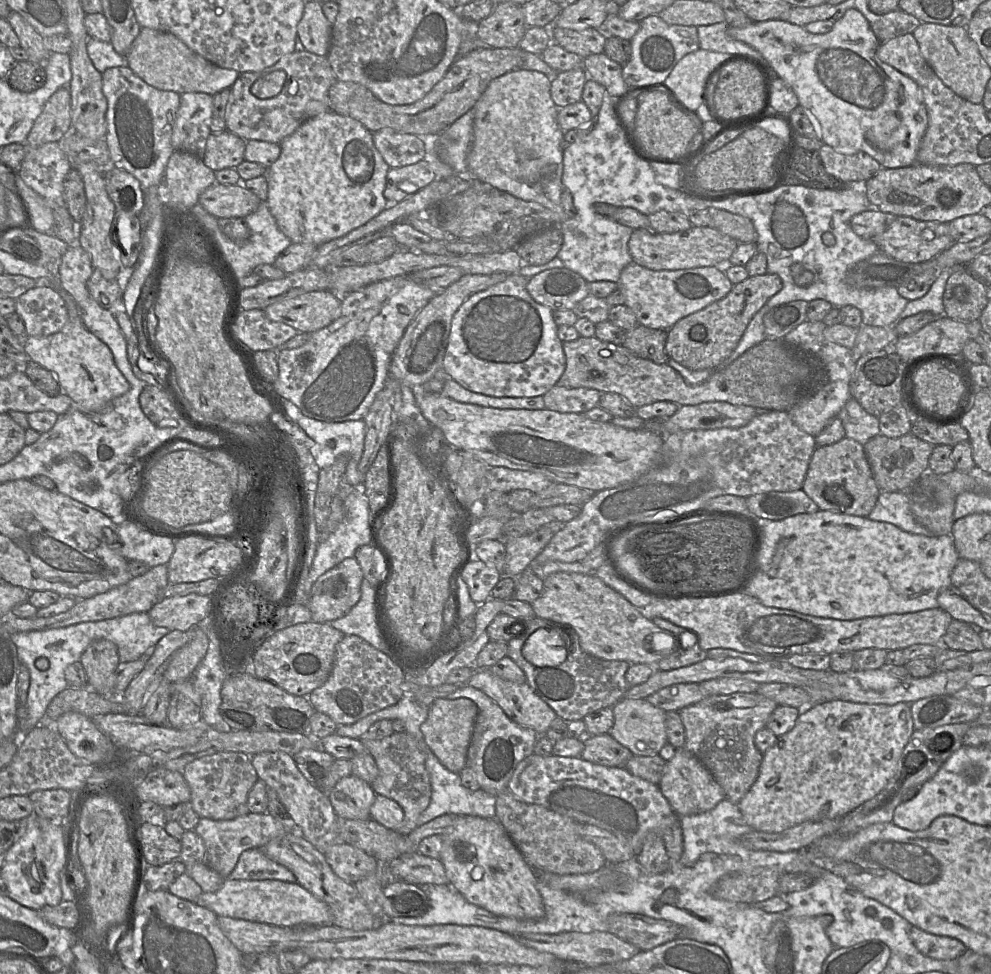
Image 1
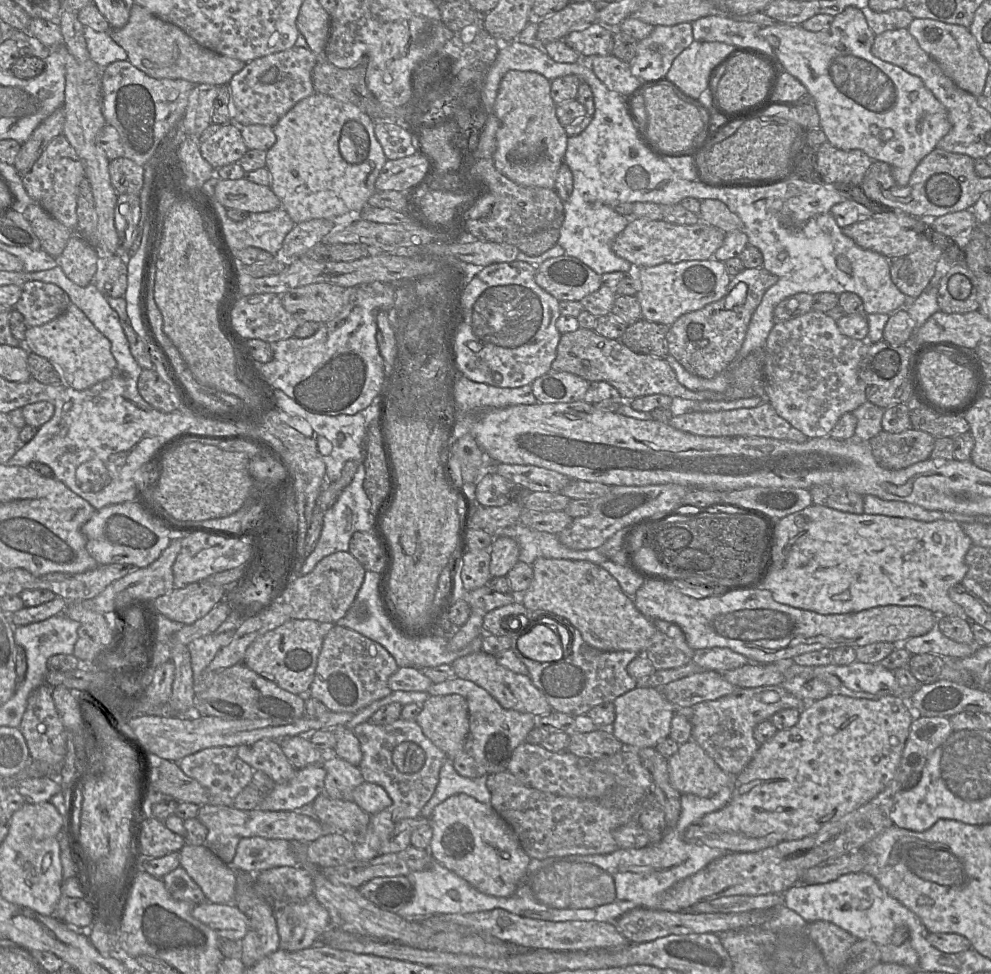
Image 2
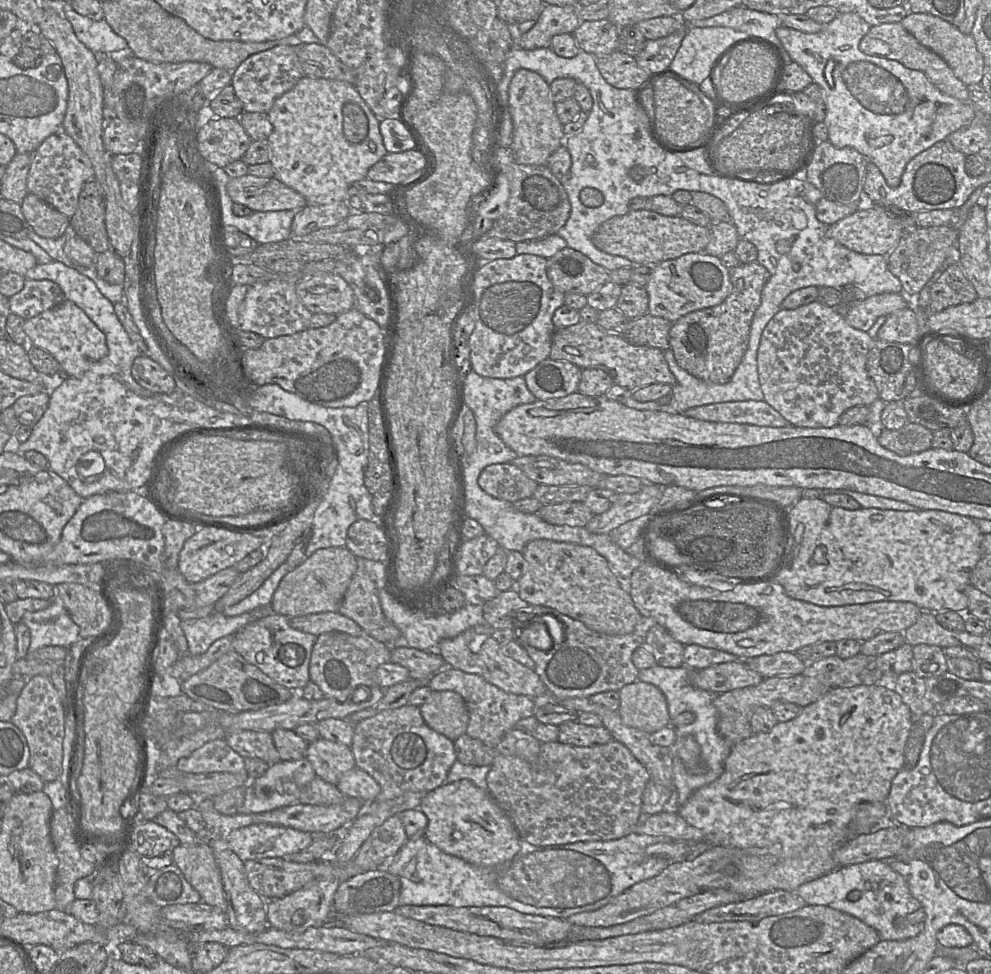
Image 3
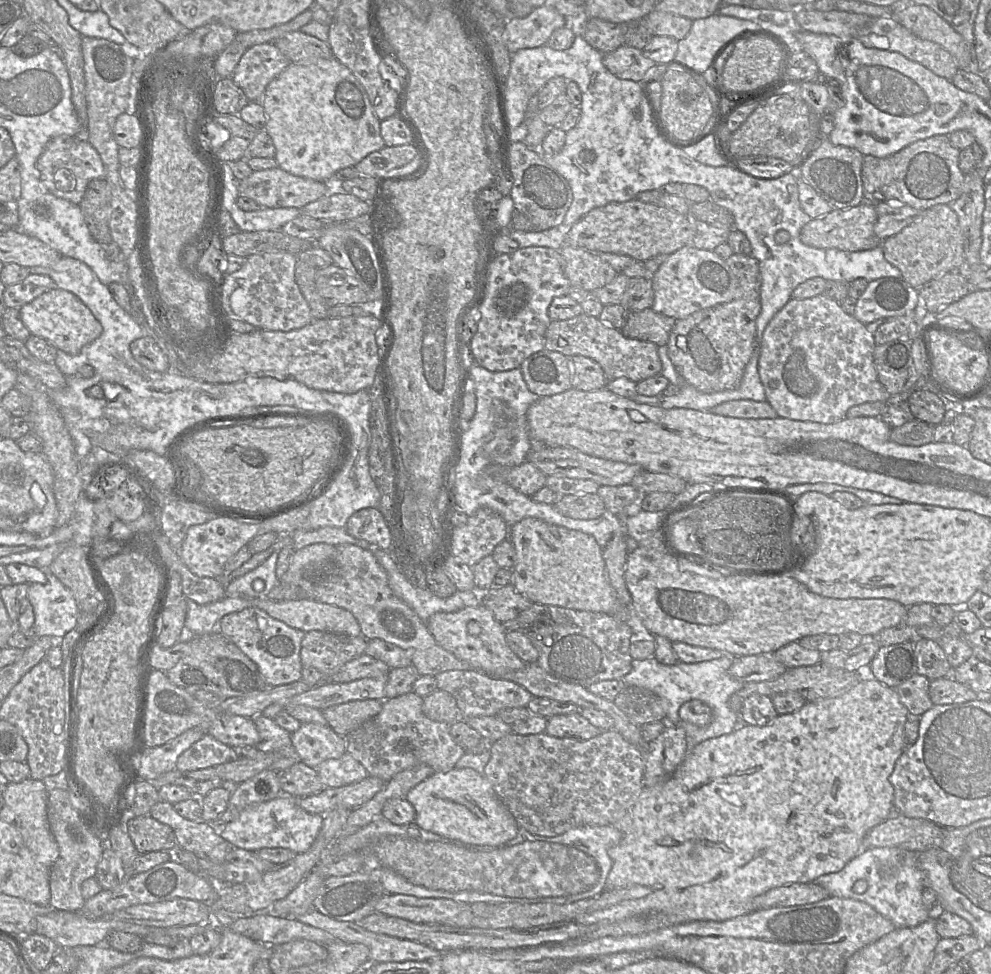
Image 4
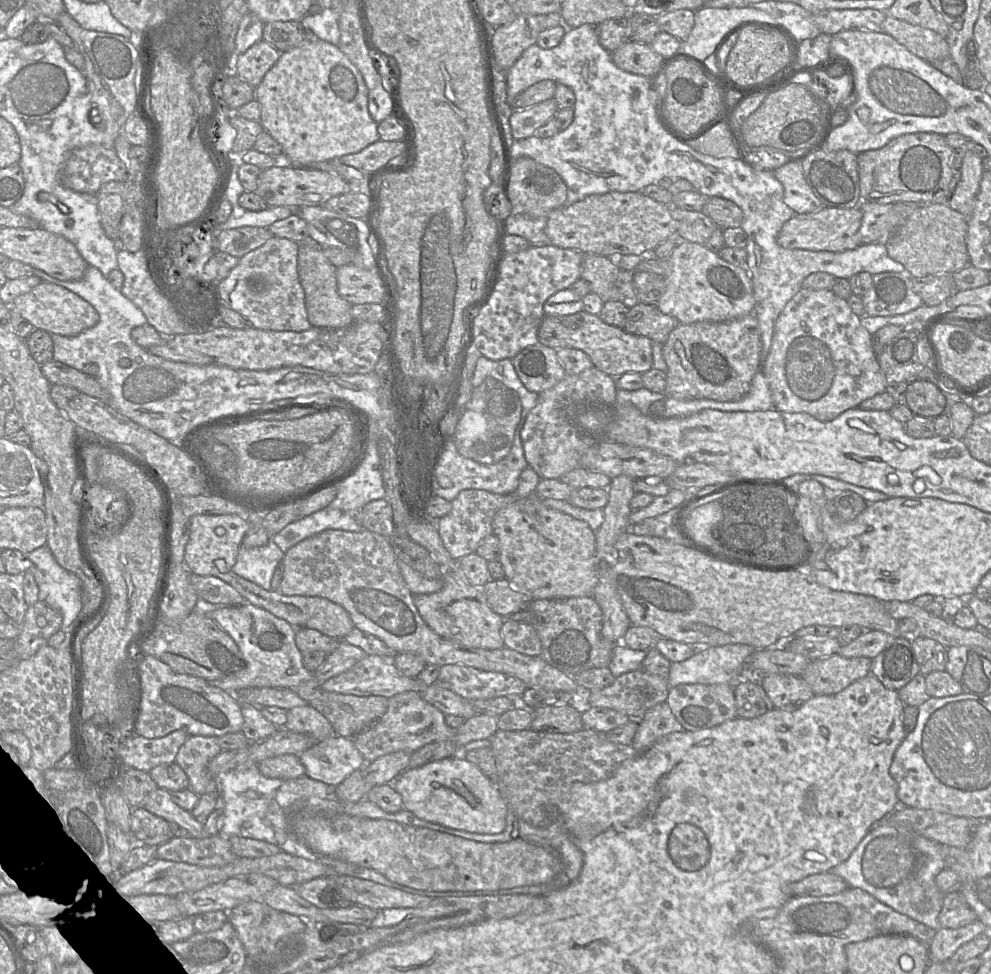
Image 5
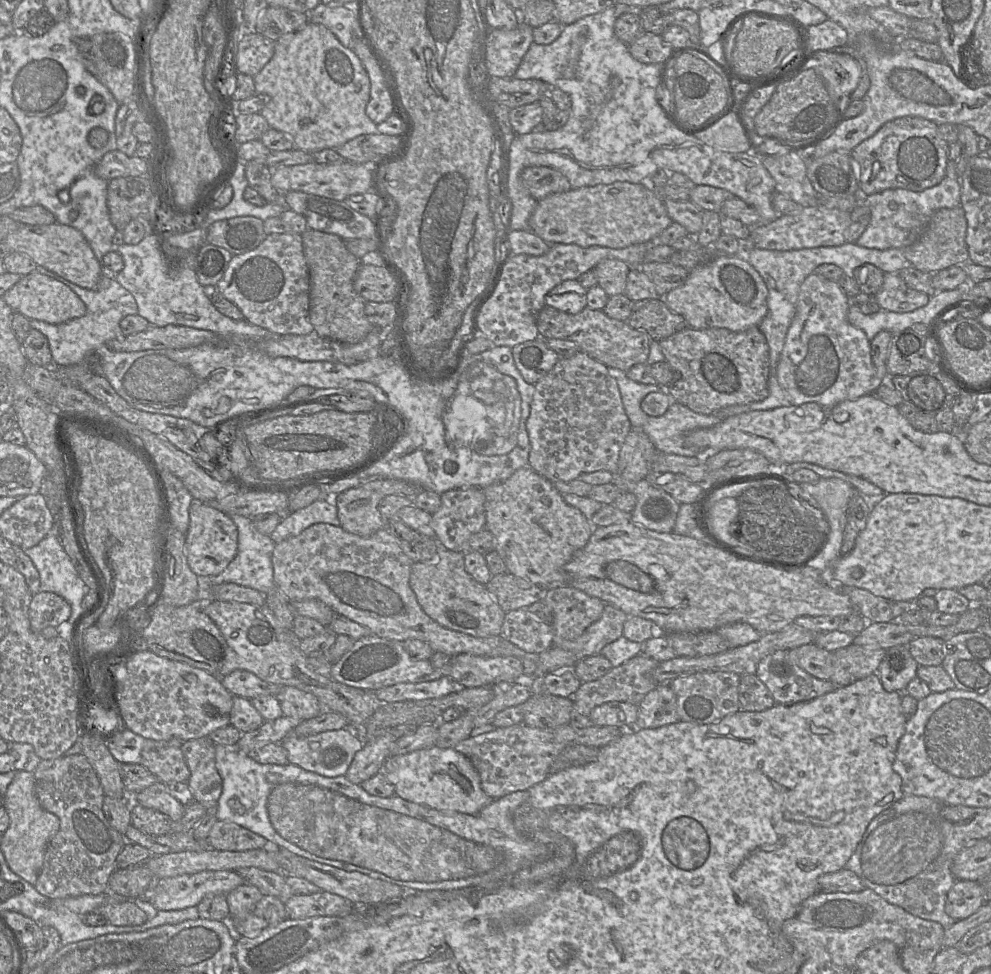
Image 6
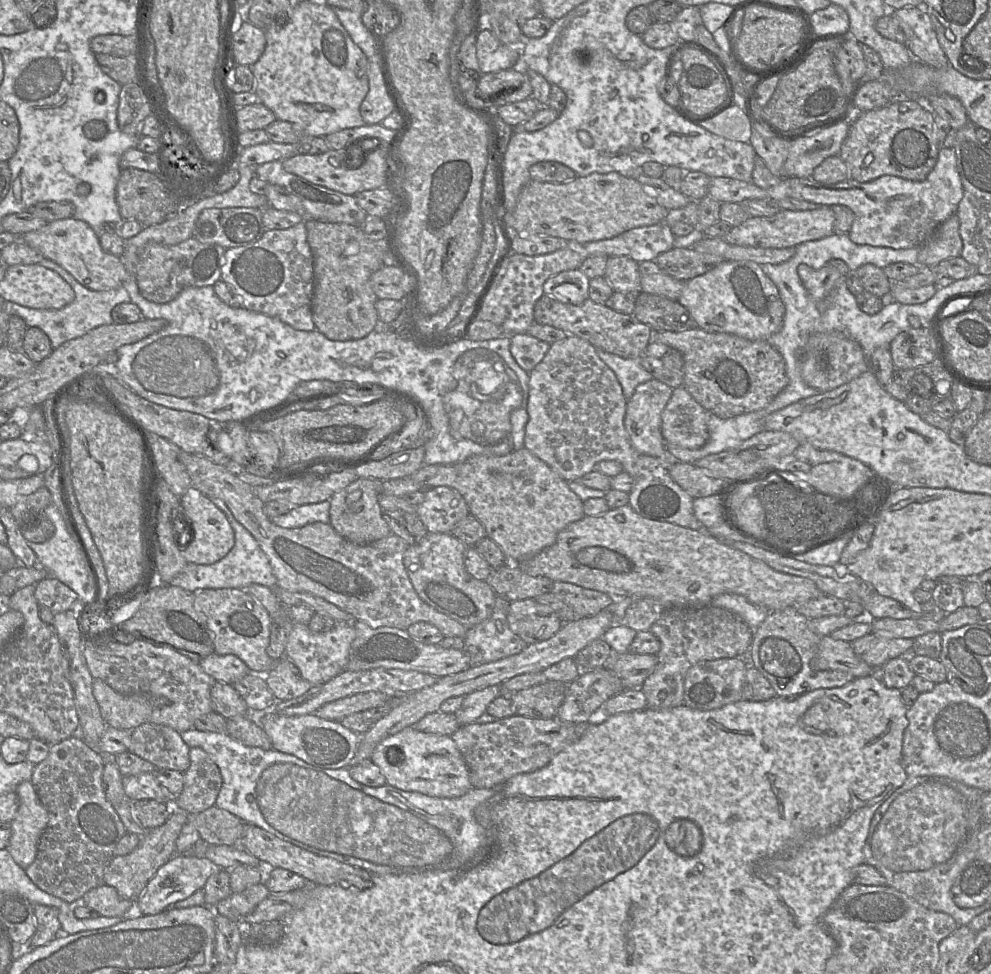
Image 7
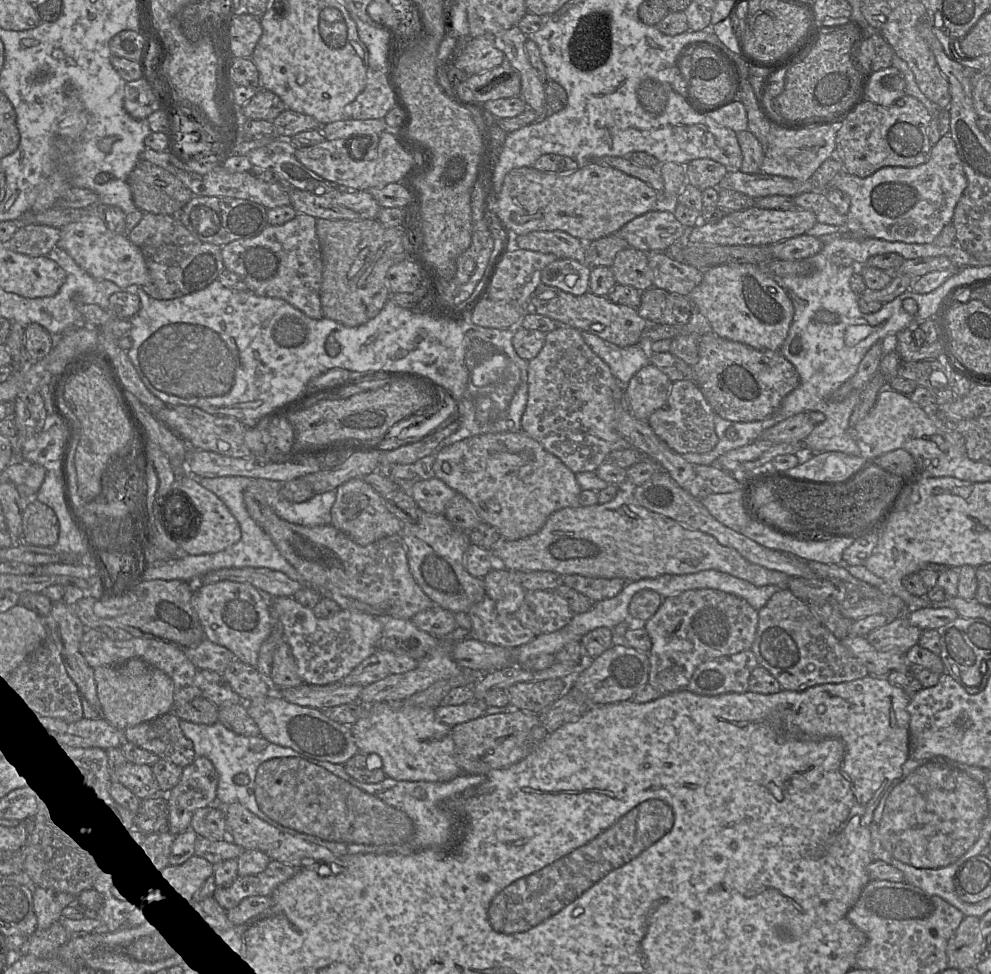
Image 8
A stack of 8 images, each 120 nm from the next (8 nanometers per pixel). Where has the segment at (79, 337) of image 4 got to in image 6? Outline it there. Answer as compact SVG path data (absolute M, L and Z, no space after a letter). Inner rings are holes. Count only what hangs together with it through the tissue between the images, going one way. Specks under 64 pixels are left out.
M38 272L23 276L2 298L13 311L19 312L28 319L50 324L61 324L80 318L87 310L85 303L67 285Z

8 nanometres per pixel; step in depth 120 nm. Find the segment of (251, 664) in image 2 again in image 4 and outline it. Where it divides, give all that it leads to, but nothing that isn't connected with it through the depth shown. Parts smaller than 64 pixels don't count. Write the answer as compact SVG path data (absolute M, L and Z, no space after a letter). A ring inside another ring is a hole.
M248 607L222 617L217 632L230 639L258 667L270 686L289 684L301 679L300 647L306 632L292 628L257 607Z

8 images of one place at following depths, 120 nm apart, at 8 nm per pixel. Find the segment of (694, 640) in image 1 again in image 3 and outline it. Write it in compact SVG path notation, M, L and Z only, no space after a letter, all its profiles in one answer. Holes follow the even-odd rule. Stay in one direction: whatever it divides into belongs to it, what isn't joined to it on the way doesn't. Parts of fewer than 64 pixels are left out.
M654 623L647 632L644 645L652 652L655 663L663 667L679 667L684 664L684 645L660 624Z

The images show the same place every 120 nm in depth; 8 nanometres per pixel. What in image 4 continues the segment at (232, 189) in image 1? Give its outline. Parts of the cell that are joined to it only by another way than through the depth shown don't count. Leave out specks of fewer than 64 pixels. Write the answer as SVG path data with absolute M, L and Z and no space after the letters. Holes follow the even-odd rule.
M280 167L253 171L238 181L238 196L253 199L262 207L302 208L330 192L330 182L296 176Z

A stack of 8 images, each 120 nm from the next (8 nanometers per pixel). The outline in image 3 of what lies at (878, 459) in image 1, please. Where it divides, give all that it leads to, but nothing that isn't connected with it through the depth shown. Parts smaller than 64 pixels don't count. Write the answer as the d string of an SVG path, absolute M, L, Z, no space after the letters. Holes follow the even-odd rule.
M907 423L898 430L881 428L876 431L878 443L900 456L907 456L932 448L934 432L915 423Z

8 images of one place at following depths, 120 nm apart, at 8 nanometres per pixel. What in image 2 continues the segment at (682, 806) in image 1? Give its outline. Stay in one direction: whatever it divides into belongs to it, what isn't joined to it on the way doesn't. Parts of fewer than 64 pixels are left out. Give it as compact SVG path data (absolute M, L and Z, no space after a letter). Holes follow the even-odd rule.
M693 739L679 745L677 752L667 760L670 783L680 794L694 794L709 798L717 794L724 786L729 785L730 780L735 779L725 773Z

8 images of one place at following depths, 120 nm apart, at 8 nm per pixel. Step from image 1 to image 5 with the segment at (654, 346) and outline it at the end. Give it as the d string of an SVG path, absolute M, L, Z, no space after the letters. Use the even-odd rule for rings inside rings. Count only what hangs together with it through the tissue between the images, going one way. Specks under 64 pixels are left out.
M638 303L629 309L623 329L627 333L664 344L678 325L676 318L661 312L656 304Z

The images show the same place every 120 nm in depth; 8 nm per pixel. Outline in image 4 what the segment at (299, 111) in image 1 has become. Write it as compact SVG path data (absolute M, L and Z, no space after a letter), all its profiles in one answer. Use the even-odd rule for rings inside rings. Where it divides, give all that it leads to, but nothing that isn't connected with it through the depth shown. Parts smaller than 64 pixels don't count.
M273 43L258 44L246 50L234 69L231 79L243 90L250 102L261 101L267 85L290 63L291 61Z

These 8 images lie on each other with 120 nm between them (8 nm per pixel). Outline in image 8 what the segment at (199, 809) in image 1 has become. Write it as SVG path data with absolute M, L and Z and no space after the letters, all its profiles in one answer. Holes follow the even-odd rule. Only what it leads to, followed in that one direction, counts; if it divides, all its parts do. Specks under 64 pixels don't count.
M204 756L182 769L178 784L165 794L167 830L173 835L190 828L193 813L216 804L219 776L212 762Z

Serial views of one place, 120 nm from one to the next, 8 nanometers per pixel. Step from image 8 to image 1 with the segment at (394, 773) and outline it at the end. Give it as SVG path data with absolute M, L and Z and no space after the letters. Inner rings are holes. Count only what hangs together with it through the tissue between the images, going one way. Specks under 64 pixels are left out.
M458 815L449 831L442 837L439 859L443 863L450 885L468 902L501 917L544 917L544 904L537 889L537 874L495 818Z

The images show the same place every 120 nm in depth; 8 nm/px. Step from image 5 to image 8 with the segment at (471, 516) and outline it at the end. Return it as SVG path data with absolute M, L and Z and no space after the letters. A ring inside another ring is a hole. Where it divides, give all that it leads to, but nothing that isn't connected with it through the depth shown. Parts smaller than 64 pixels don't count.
M434 476L428 480L415 481L411 497L424 512L444 514L448 503L456 493L455 490Z

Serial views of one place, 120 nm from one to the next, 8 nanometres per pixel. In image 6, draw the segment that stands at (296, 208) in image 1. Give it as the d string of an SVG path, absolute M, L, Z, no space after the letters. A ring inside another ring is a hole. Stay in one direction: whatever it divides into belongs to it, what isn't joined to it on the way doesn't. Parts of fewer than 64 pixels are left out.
M308 22L303 29L281 36L275 42L273 57L253 79L255 94L263 97L263 108L260 111L260 114L267 120L271 128L287 134L296 149L308 153L314 153L327 148L335 149L357 136L378 133L377 125L372 122L365 113L366 105L370 99L370 80L366 70L356 54L351 49L343 46L337 37L321 24Z

